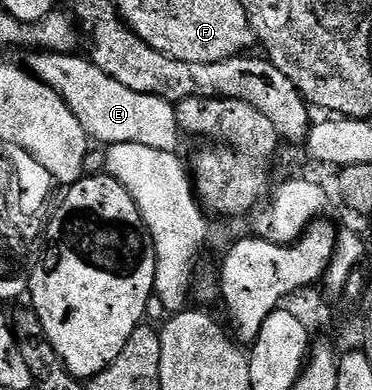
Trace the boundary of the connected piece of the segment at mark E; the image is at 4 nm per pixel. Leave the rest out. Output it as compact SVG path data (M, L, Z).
M36 51L31 56L26 62L28 72L66 102L93 142L98 141L96 143L104 147L118 143L142 143L142 147L154 147L167 153L179 150L182 130L173 102L158 95L146 95L142 91L122 87L118 79L110 79L110 75L106 75L106 71L98 68L87 56L47 51Z

